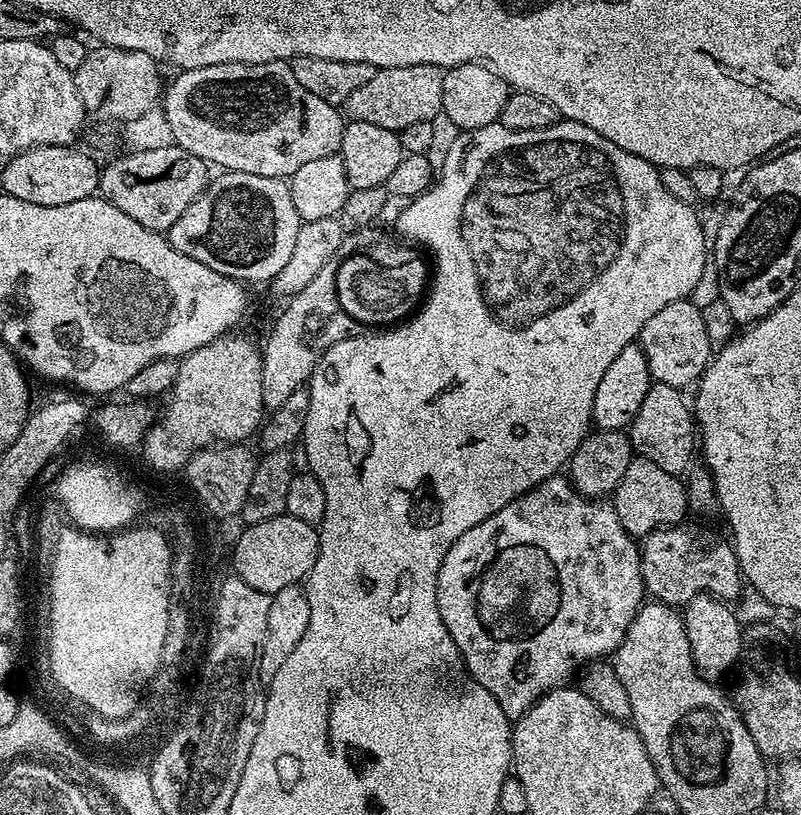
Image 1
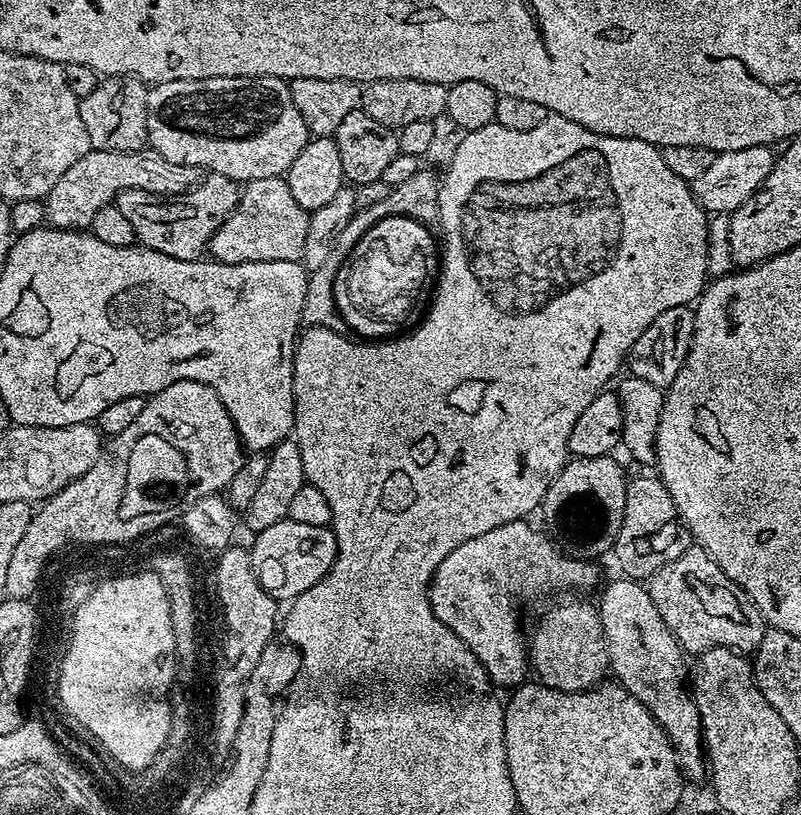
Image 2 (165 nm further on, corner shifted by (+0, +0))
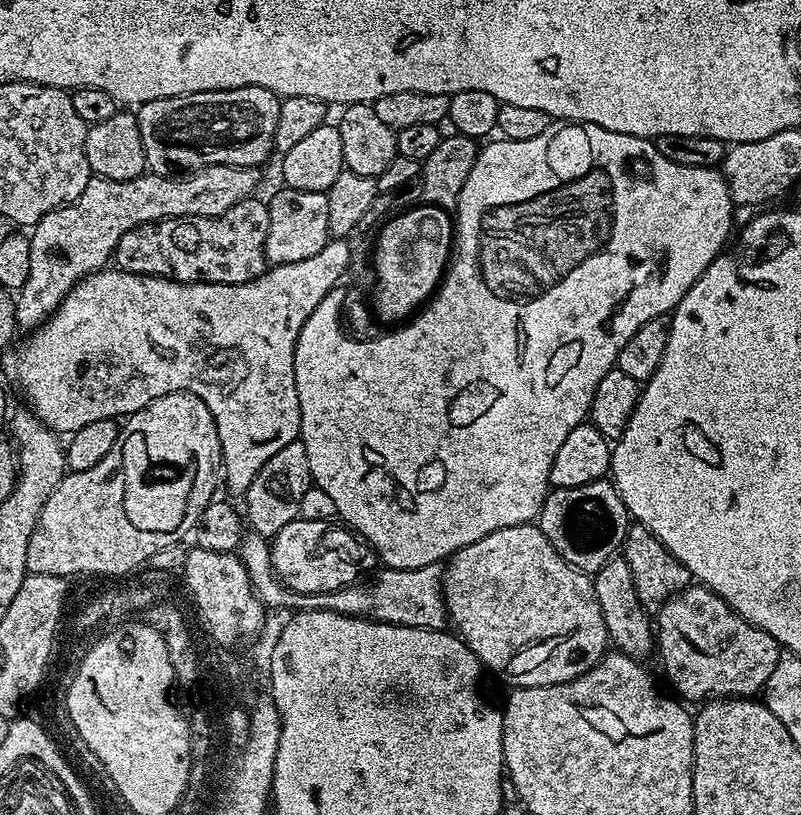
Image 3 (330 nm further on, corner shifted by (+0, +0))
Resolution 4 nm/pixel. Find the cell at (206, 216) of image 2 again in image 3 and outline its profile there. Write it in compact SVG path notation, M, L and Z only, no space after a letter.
M249 198L238 202L230 206L230 210L226 210L226 214L221 216L182 216L174 220L156 220L152 224L139 224L134 230L122 234L114 253L114 264L122 272L137 272L139 276L165 276L167 280L177 280L183 284L245 284L258 279L266 271L264 247L271 225L268 204L260 201L260 198Z

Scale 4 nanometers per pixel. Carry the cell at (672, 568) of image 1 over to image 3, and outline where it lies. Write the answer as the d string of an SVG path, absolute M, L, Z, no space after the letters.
M703 586L683 588L662 605L658 613L658 652L664 659L664 672L670 683L676 687L675 695L681 701L718 700L721 698L752 698L763 693L774 666L782 654L780 643L766 630L755 628L743 620L717 592Z

